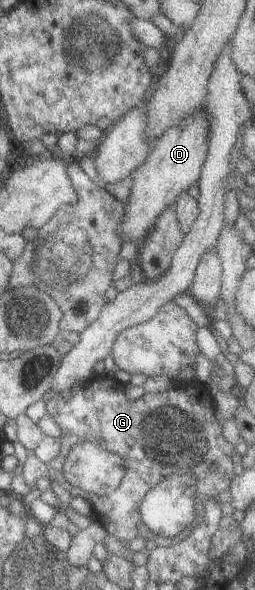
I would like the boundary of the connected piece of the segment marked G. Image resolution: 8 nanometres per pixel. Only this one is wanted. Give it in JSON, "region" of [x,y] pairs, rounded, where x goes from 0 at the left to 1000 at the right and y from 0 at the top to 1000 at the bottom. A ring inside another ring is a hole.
{"region":[[[353,641],[337,649],[310,651],[306,659],[278,666],[271,676],[243,676],[224,664],[184,663],[165,678],[176,685],[176,700],[231,722],[235,737],[227,769],[188,783],[157,783],[129,768],[102,764],[102,776],[78,807],[90,815],[133,829],[137,815],[153,808],[184,808],[200,817],[255,820],[243,808],[243,785],[263,766],[310,749],[373,749],[420,764],[467,769],[478,775],[490,805],[467,822],[420,839],[384,841],[325,832],[302,824],[259,822],[278,842],[306,839],[353,853],[365,878],[412,897],[420,907],[459,912],[494,925],[525,910],[565,915],[596,914],[616,925],[675,925],[722,915],[741,907],[741,897],[788,883],[796,854],[808,846],[835,844],[863,832],[890,829],[914,812],[914,786],[906,773],[918,756],[882,747],[859,720],[859,708],[839,697],[827,673],[788,673],[773,663],[753,671],[729,671],[725,659],[655,656],[627,664],[565,664],[553,673],[502,678],[486,661],[455,646],[420,641]],[[718,785],[765,785],[765,798],[749,803],[769,812],[761,836],[761,864],[769,881],[725,900],[686,910],[643,912],[576,900],[553,883],[541,859],[573,832],[584,832],[620,815],[659,805],[686,803],[686,795],[718,795]],[[843,790],[835,798],[820,792]],[[494,869],[506,880],[459,880],[459,875]]]}

